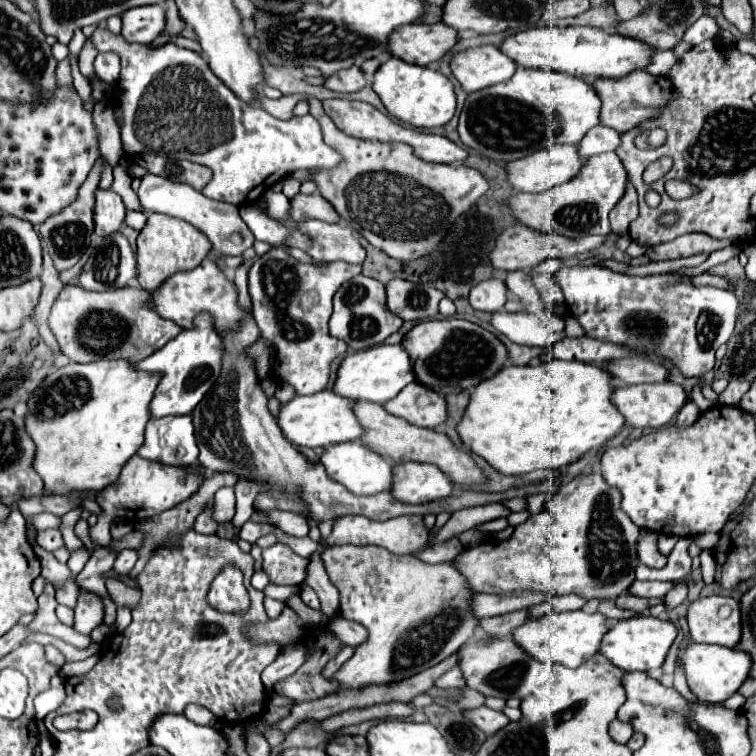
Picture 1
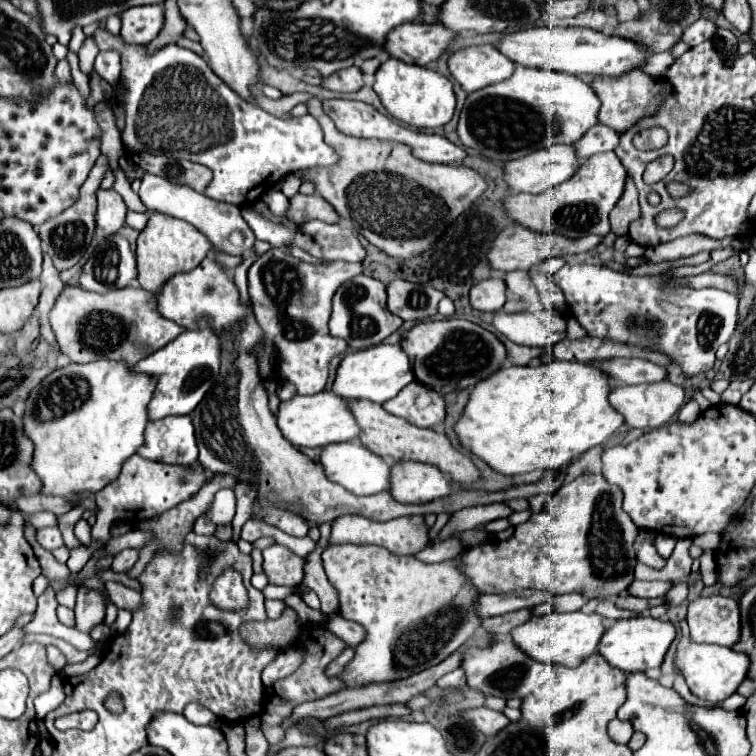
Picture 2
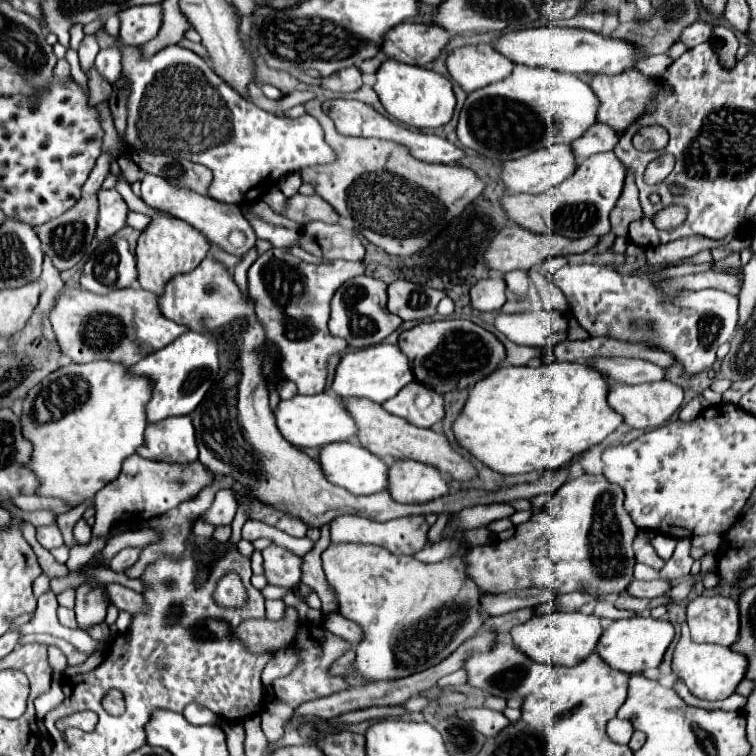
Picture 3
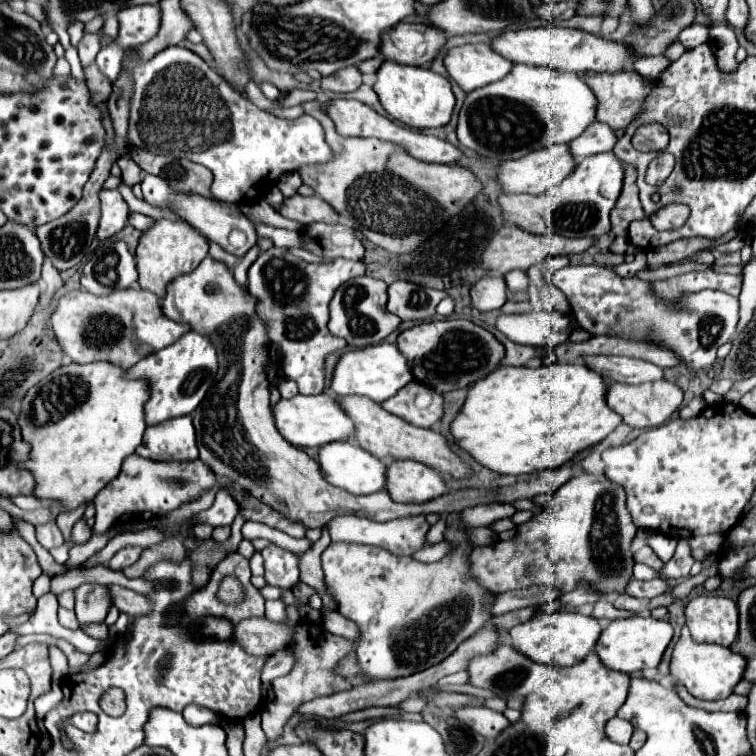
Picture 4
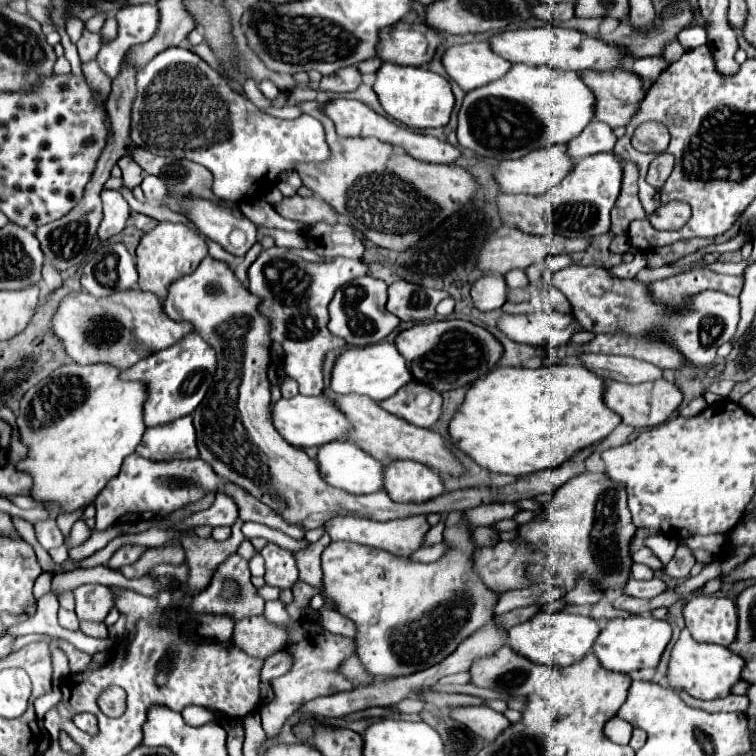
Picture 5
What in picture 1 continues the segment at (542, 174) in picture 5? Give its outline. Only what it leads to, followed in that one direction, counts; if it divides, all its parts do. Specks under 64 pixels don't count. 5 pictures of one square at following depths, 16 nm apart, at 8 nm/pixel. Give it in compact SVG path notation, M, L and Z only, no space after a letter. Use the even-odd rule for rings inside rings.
M552 146L544 148L540 152L534 152L532 156L526 156L522 160L514 160L508 164L508 178L516 192L546 192L548 188L560 186L564 182L570 182L578 176L578 172L584 166L584 158L578 154L576 146Z

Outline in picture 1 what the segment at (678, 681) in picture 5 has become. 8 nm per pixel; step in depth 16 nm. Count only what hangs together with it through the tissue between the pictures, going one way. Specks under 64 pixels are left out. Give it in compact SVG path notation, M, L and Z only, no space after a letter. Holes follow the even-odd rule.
M692 644L684 652L682 660L684 660L686 680L692 694L698 700L712 702L712 704L724 702L730 696L734 696L740 690L740 686L750 678L750 670L752 670L752 658L748 656L748 652L736 648L724 648L718 644Z

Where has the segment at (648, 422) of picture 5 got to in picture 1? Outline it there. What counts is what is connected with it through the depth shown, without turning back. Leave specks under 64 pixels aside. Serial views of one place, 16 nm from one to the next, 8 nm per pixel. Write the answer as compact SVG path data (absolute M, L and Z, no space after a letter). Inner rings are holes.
M654 382L654 384L616 388L616 392L612 394L612 400L630 426L658 430L668 426L676 418L676 414L682 410L682 406L686 404L686 392L680 384L674 384L674 382Z

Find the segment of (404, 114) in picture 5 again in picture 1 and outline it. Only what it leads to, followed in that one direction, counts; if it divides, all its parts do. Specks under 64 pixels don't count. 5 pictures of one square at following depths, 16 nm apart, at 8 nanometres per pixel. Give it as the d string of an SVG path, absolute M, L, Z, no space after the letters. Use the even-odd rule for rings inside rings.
M390 56L374 74L374 92L380 96L386 110L398 120L416 128L436 128L452 120L456 112L456 94L450 78L434 68L422 68L408 64L396 56Z

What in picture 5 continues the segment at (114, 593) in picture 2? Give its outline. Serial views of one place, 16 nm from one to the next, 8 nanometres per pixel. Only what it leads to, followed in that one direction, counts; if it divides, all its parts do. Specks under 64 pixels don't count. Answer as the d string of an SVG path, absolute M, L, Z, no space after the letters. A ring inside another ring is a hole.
M114 586L114 592L118 594L118 596L116 596L116 608L120 610L120 614L124 614L124 616L128 618L126 636L132 638L136 620L140 620L140 618L150 618L150 616L154 614L156 602L154 602L152 598L146 598L146 596L142 596L142 594L136 594L136 592L130 592L130 590L126 590L126 588L118 588L118 586Z

